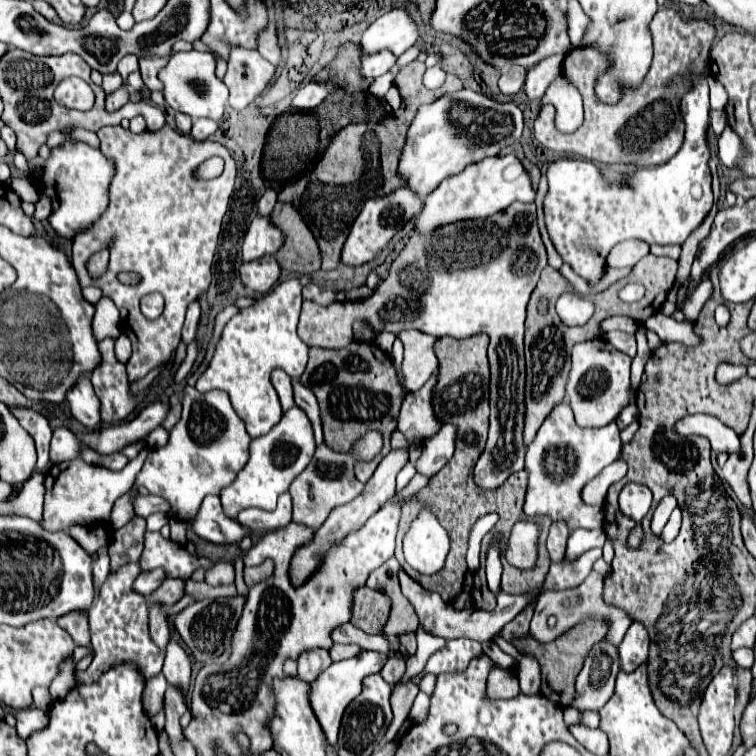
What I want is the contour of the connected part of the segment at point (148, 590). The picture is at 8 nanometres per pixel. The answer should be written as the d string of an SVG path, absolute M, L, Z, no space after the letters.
M155 570L155 572L141 572L139 576L137 576L137 580L135 580L135 584L133 584L133 588L139 592L139 594L143 594L145 598L147 596L151 596L157 588L159 588L159 584L165 580L165 576L163 576L163 570Z

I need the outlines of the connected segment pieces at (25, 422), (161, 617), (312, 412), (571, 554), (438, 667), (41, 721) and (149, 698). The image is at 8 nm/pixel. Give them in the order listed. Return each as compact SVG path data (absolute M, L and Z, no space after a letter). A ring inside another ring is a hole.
M9 406L9 410L13 412L13 416L19 420L19 424L33 436L35 446L37 446L37 472L45 474L51 466L49 460L49 442L51 442L51 426L47 422L47 418L33 410L33 408L23 408L23 406Z
M153 604L149 608L149 628L151 628L151 638L155 640L155 644L165 650L165 644L171 636L169 632L169 618L165 614L163 608L159 608L159 604Z
M293 380L293 394L295 394L295 404L305 410L309 416L313 430L315 430L315 442L323 442L323 432L321 432L321 418L319 418L319 404L315 400L315 394L309 388L303 388L299 380Z
M573 530L567 542L567 560L579 558L583 552L591 548L601 548L605 542L605 532L595 532L595 530Z
M455 638L455 640L447 640L447 646L437 650L425 670L413 678L413 682L419 682L421 676L425 672L433 672L433 674L441 674L441 672L463 672L467 670L467 664L481 656L481 644L477 644L475 640L467 640L467 638Z
M25 708L17 712L17 732L21 738L27 740L27 736L31 736L31 732L37 732L39 728L47 726L47 712L39 710L39 708Z
M163 674L147 680L147 688L143 692L143 708L145 708L147 716L155 716L163 710L163 696L165 696L167 686L169 684L167 684Z

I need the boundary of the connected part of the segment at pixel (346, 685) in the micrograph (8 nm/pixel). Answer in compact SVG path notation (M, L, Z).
M361 650L355 658L351 660L341 660L341 662L333 662L315 682L311 682L311 706L315 710L315 716L327 736L327 740L335 746L337 744L337 732L339 732L339 724L341 724L341 716L347 708L347 704L351 704L351 700L355 696L359 696L361 692L361 682L367 674L377 674L381 672L381 668L385 666L387 658L381 652L369 652L369 650Z

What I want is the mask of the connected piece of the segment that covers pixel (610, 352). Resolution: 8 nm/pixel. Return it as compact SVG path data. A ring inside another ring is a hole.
M603 338L585 340L573 346L573 366L567 382L567 400L575 412L575 422L579 426L605 426L619 416L619 412L629 404L629 368L631 358L617 348L613 348Z

